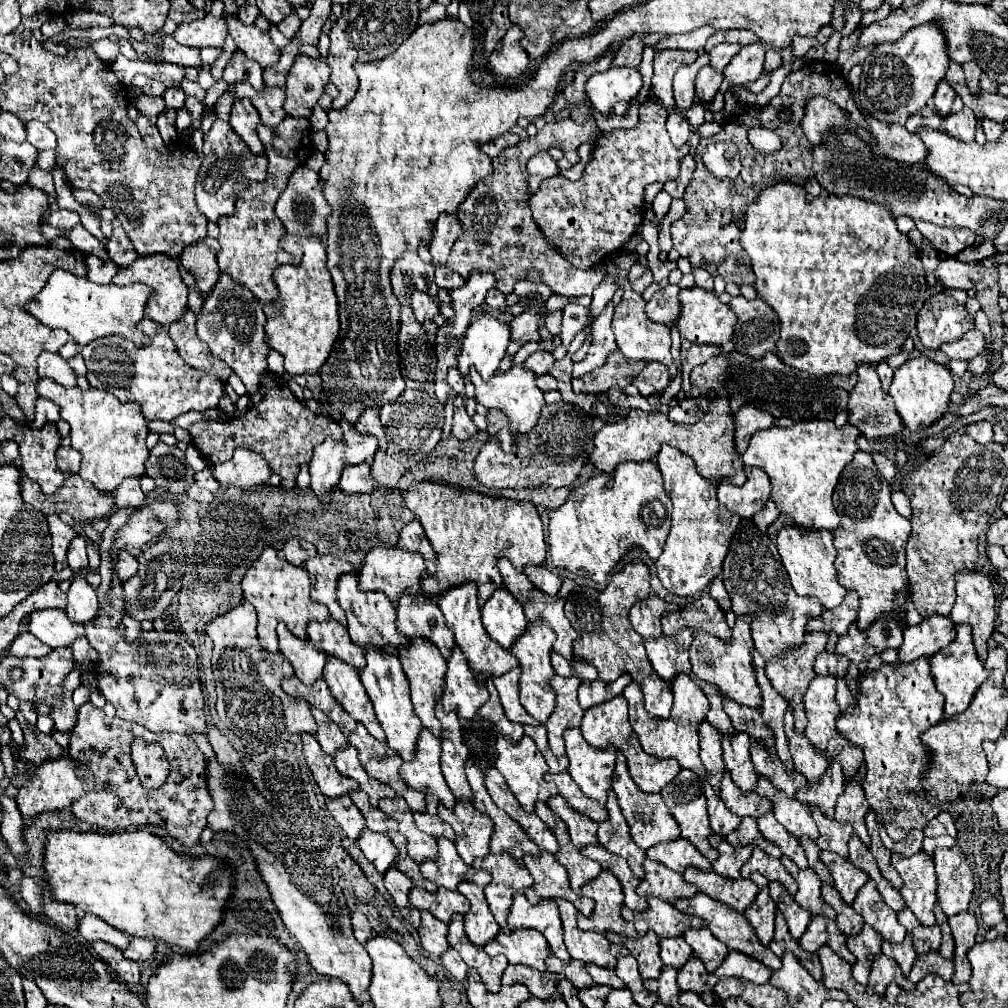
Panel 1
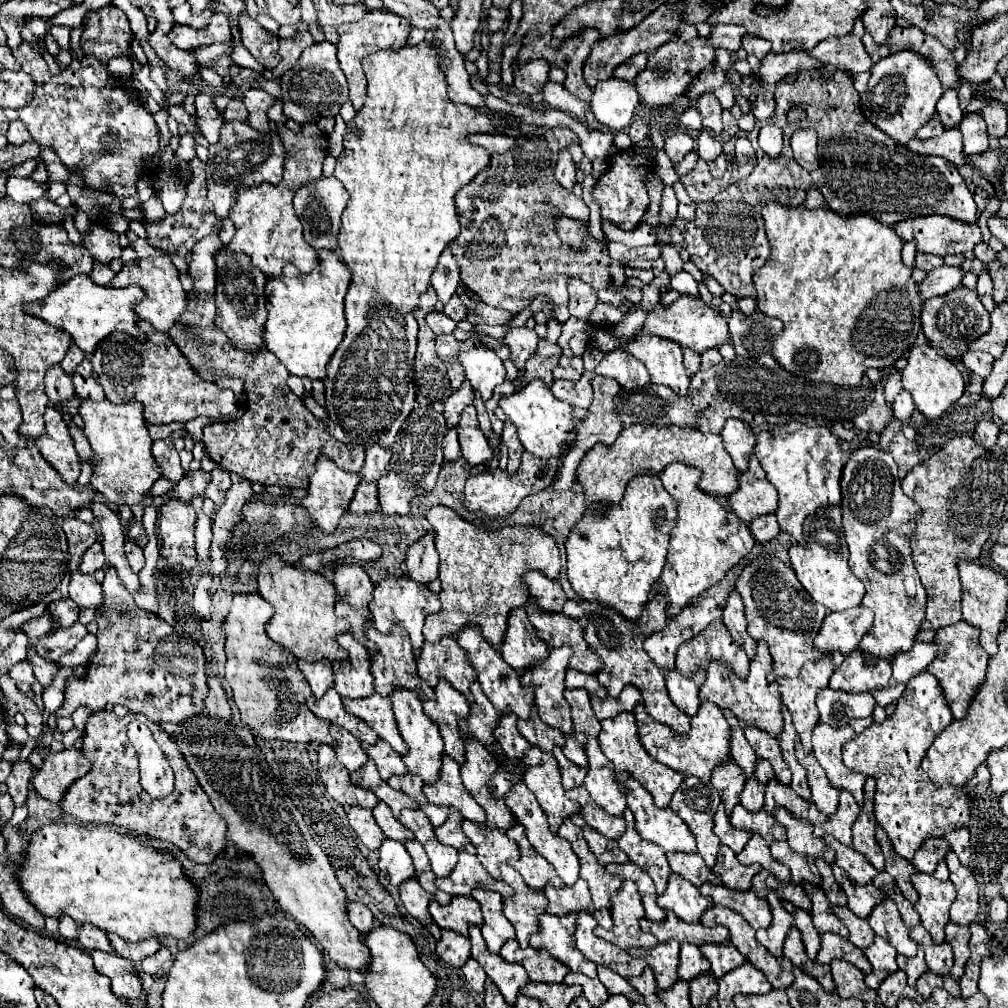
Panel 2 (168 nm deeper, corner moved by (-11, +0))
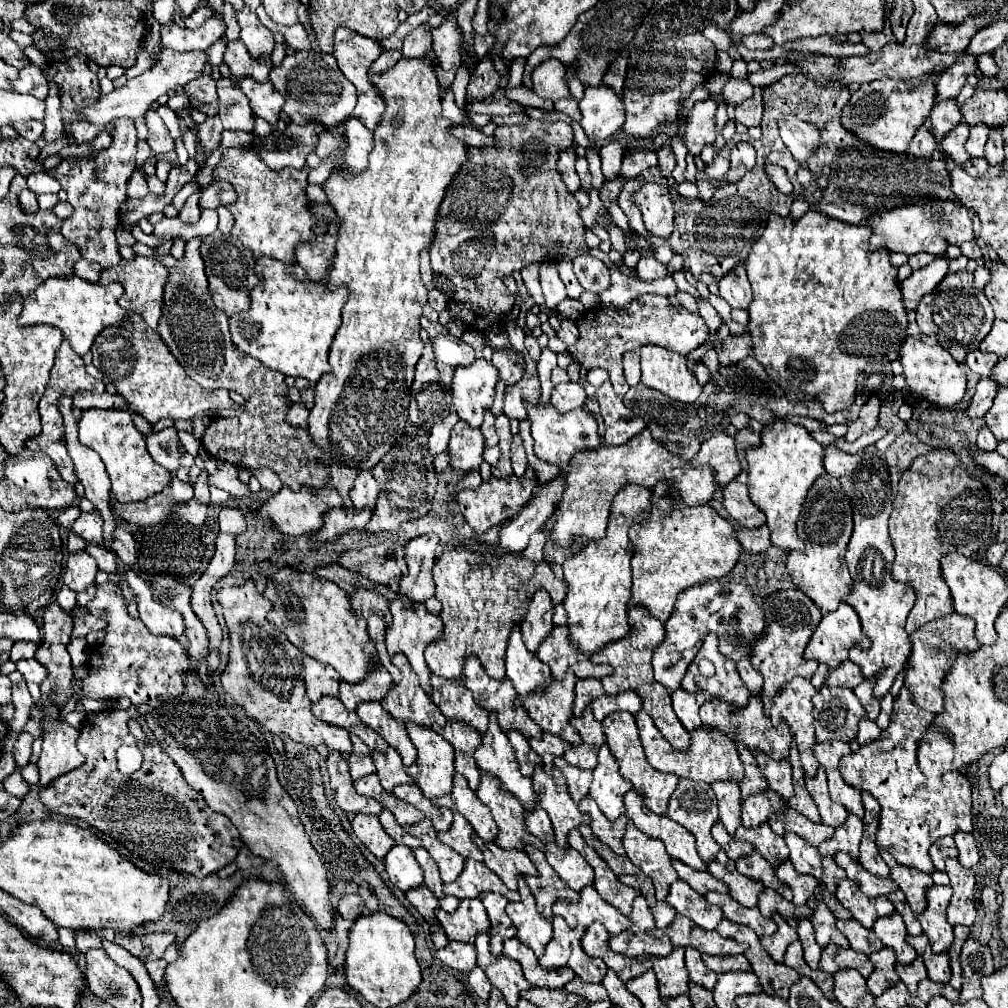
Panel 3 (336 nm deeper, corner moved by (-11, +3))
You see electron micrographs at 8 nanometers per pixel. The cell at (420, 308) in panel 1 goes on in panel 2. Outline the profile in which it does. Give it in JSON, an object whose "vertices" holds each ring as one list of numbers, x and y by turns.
{"vertices":[[431,312,425,320,436,336,452,334,456,328,456,322,441,312]]}

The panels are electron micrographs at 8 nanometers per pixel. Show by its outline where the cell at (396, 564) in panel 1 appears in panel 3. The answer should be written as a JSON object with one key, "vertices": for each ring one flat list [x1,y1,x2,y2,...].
{"vertices":[[395,597,395,599,391,599,389,609,391,609,391,615,393,615,393,617,391,617,391,623,387,623,387,633,385,633,387,651,389,651,391,657,397,655,397,653,403,653,403,655,409,659,413,671,417,673,417,677,419,677,419,681,421,681,421,687,423,687,425,693,431,697,431,683,429,683,431,673,429,673,429,669,427,669,423,651,425,651,427,645,439,641,439,637,443,635,443,621,441,621,441,617,427,613,425,605,413,605,407,597]]}

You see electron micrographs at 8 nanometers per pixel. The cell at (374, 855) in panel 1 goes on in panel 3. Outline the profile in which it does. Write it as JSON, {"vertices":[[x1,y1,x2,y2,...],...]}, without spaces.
{"vertices":[[395,845,385,857,385,869,389,879,401,891,409,891,413,887,423,885,423,869,413,857,413,851,405,845]]}

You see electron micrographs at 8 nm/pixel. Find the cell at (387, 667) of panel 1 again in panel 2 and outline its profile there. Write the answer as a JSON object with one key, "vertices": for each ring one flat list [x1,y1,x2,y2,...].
{"vertices":[[399,688,399,692,391,692,391,700,393,700,393,714,397,720,397,728,405,744,409,746,407,754,403,756,403,762,409,768,409,772,419,774,427,784,433,784,439,778,441,756,445,752,443,738,439,736,439,728,435,728,435,724,425,716,421,708,421,700,419,696,415,696,415,692,407,692,407,688]]}

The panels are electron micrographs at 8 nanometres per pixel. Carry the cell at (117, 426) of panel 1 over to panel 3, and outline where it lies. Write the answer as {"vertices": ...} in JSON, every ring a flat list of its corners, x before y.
{"vertices":[[123,409,83,411,83,417,79,421,79,441,95,449,103,459,111,479,111,493,119,503,145,501,171,485,171,473,163,469,159,463,151,461,151,455,145,449,145,437,135,427,129,411]]}

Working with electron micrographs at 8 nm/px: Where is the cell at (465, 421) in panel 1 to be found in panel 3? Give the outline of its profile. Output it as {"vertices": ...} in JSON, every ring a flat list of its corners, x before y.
{"vertices":[[459,421,451,429,451,441,449,441,449,465,459,471,471,471,479,469,483,461,483,435,479,429,467,427,463,421]]}

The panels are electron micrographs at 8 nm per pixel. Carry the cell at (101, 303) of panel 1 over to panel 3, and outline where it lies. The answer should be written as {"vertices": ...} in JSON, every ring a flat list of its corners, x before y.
{"vertices":[[77,275,53,277,51,281,45,281,43,285,39,285,39,289,35,289,23,299,23,311,17,323,19,327,45,323,61,329,63,337,71,343,71,349,83,357,91,349,95,337,103,331,103,327,125,323,127,311,117,303,121,295,123,295,121,283,111,283,105,287,99,283,89,283]]}

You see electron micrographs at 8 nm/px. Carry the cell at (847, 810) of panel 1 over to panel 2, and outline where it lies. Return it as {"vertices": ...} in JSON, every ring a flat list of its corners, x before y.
{"vertices":[[875,780,865,782,865,802,861,806,861,814,857,822,853,824,853,848,871,860,871,864,877,870,883,870,885,856,879,848,879,842,875,840,875,826,877,820,873,816,873,792,875,792]]}

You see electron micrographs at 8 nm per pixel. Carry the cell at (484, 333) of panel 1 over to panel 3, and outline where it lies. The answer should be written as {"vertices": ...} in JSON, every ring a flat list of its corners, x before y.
{"vertices":[[485,359,455,369,451,381,451,403,461,421,471,427,481,427,485,411,493,405,497,375,497,369]]}

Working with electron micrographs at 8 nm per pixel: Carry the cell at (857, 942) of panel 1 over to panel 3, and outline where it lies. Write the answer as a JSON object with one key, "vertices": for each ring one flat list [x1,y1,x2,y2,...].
{"vertices":[[883,947,881,951,869,955,875,971,871,973,871,977,867,979,869,991,873,997,879,997,883,991,887,991,889,987,893,987,895,983,899,983,899,977,895,973,895,951,889,947]]}

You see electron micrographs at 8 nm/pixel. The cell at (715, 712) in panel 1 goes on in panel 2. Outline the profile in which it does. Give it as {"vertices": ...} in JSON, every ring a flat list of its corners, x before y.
{"vertices":[[735,716,731,720,727,720,731,726,731,758,743,768,745,776,751,776,749,770,755,768,755,750,751,748,751,744,747,744,747,738,743,736,743,726,735,720]]}

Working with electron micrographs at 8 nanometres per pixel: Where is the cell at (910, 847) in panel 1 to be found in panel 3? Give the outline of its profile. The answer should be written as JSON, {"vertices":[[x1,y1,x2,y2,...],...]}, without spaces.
{"vertices":[[941,837,941,839,937,839,937,841,931,845,929,855,931,855,935,867,937,867,939,871,945,871,945,859,957,857,959,853,957,853,957,847,955,847,953,837]]}

